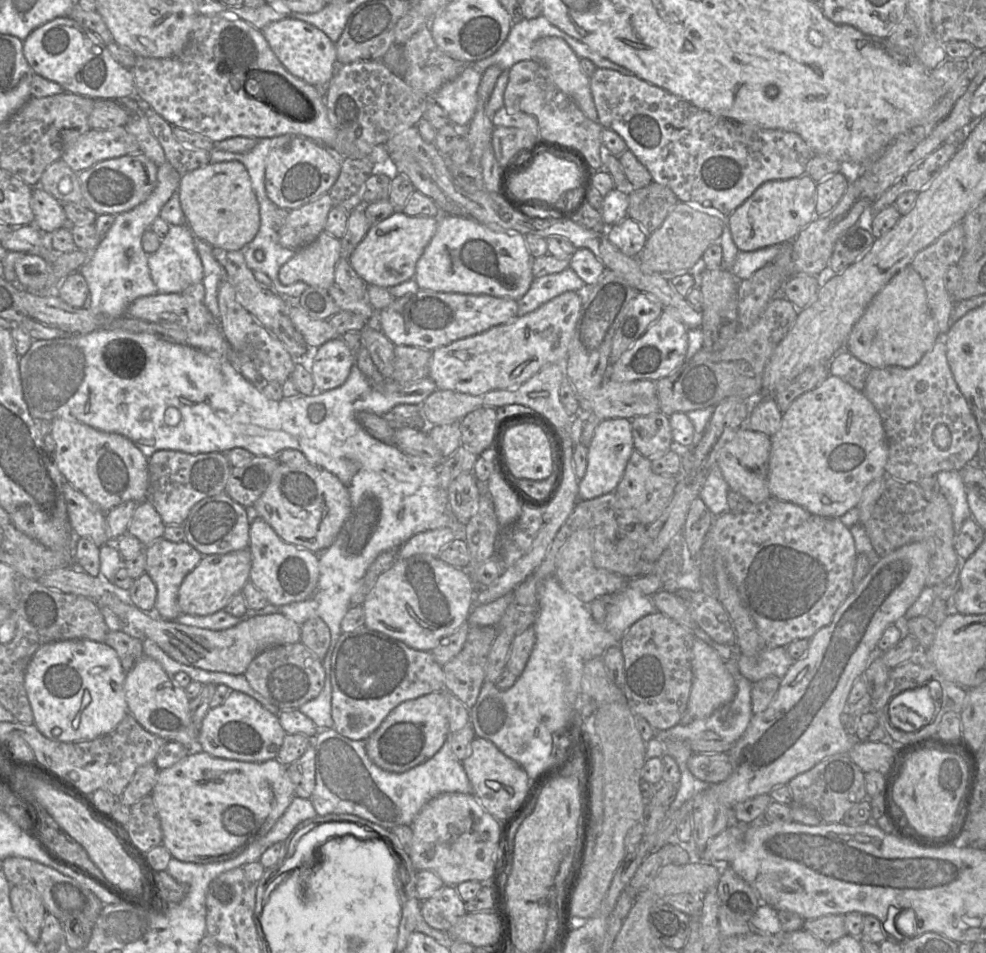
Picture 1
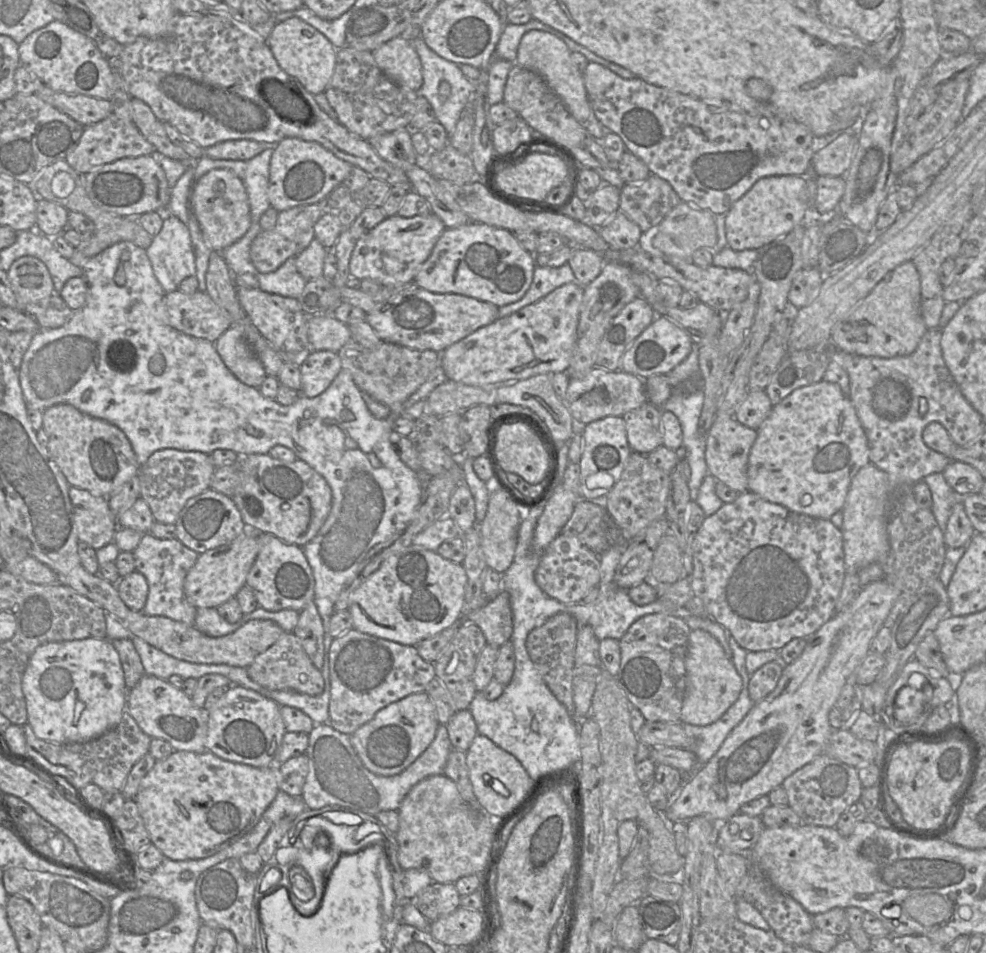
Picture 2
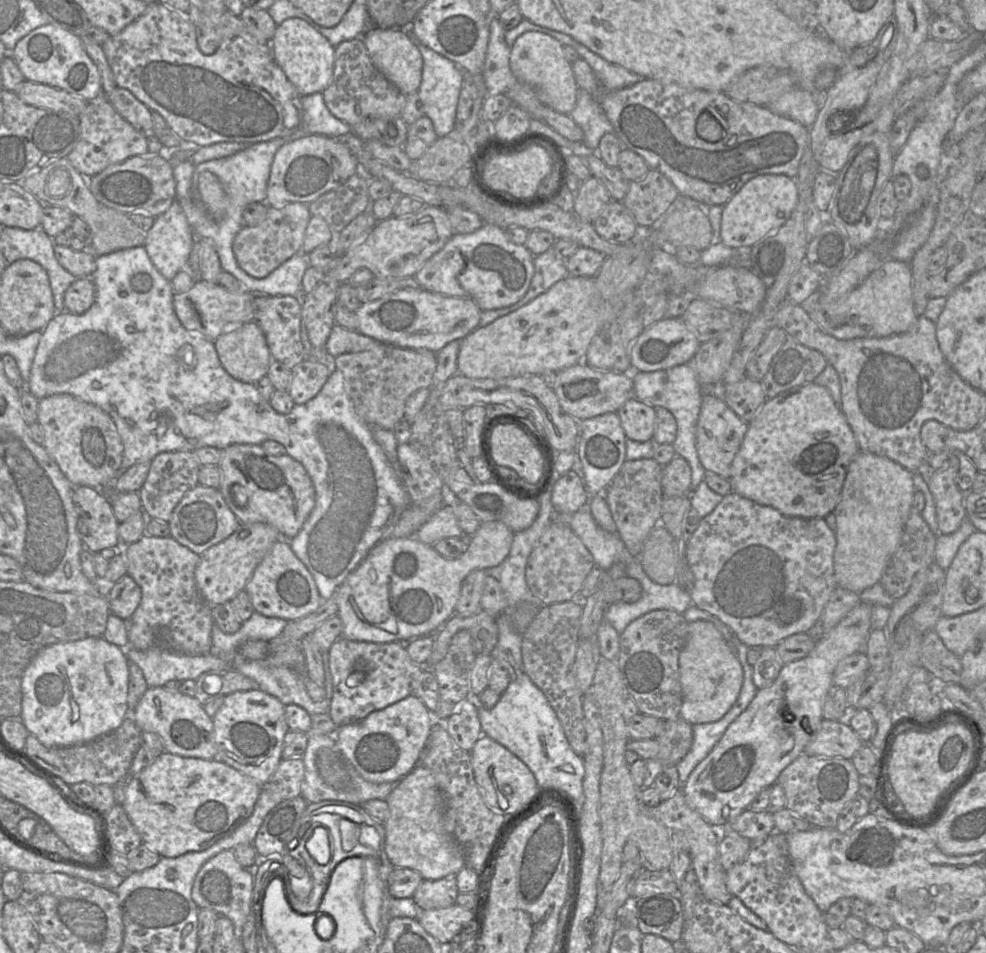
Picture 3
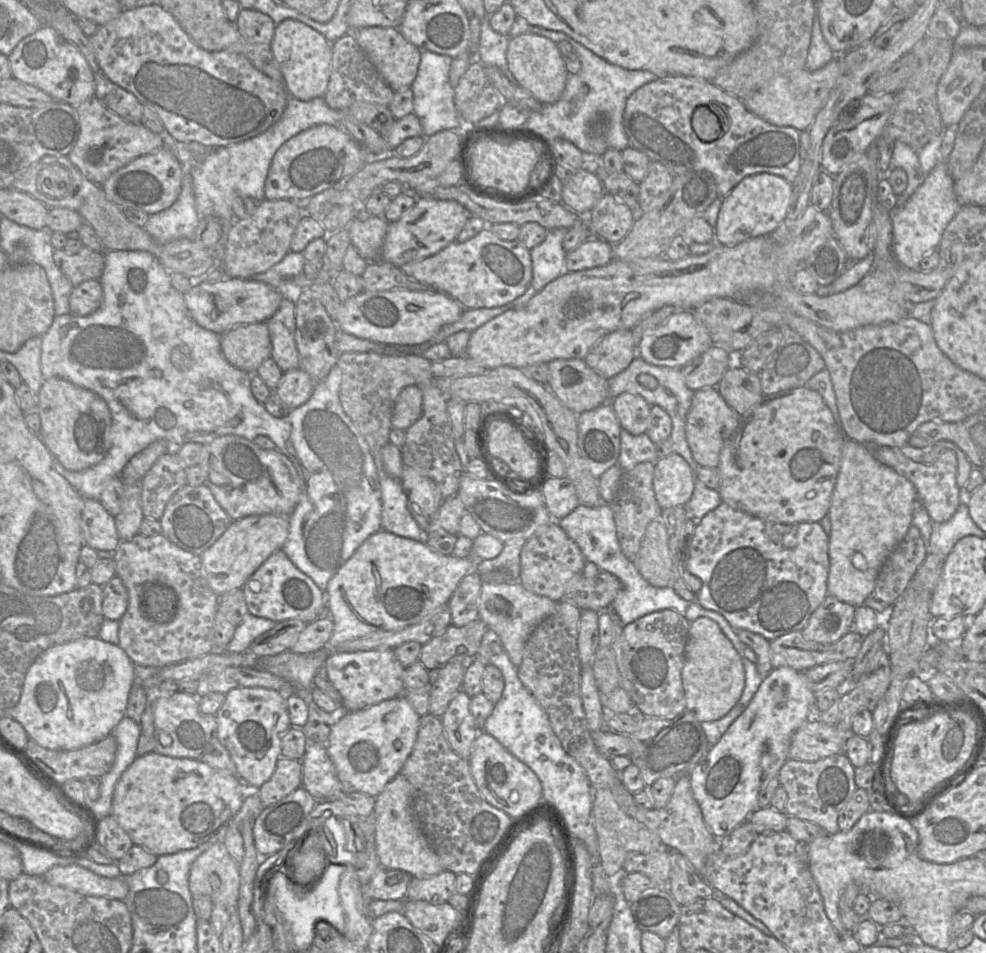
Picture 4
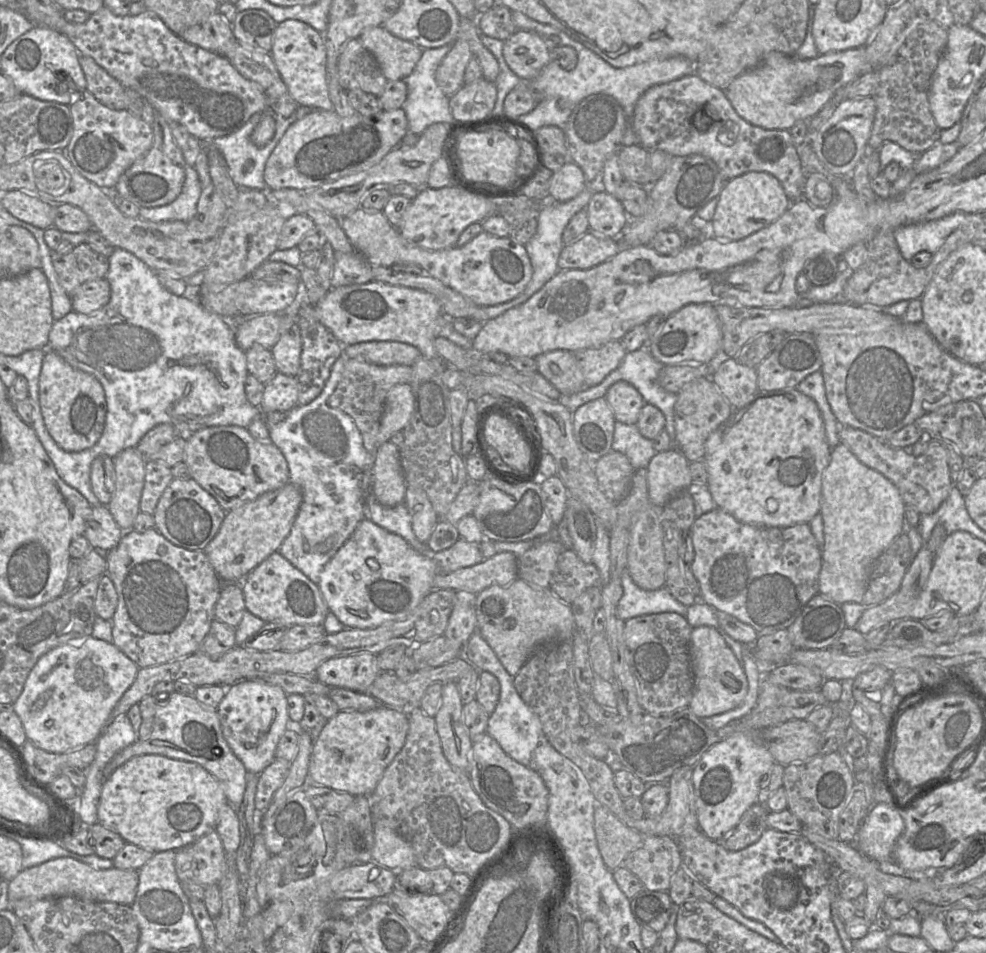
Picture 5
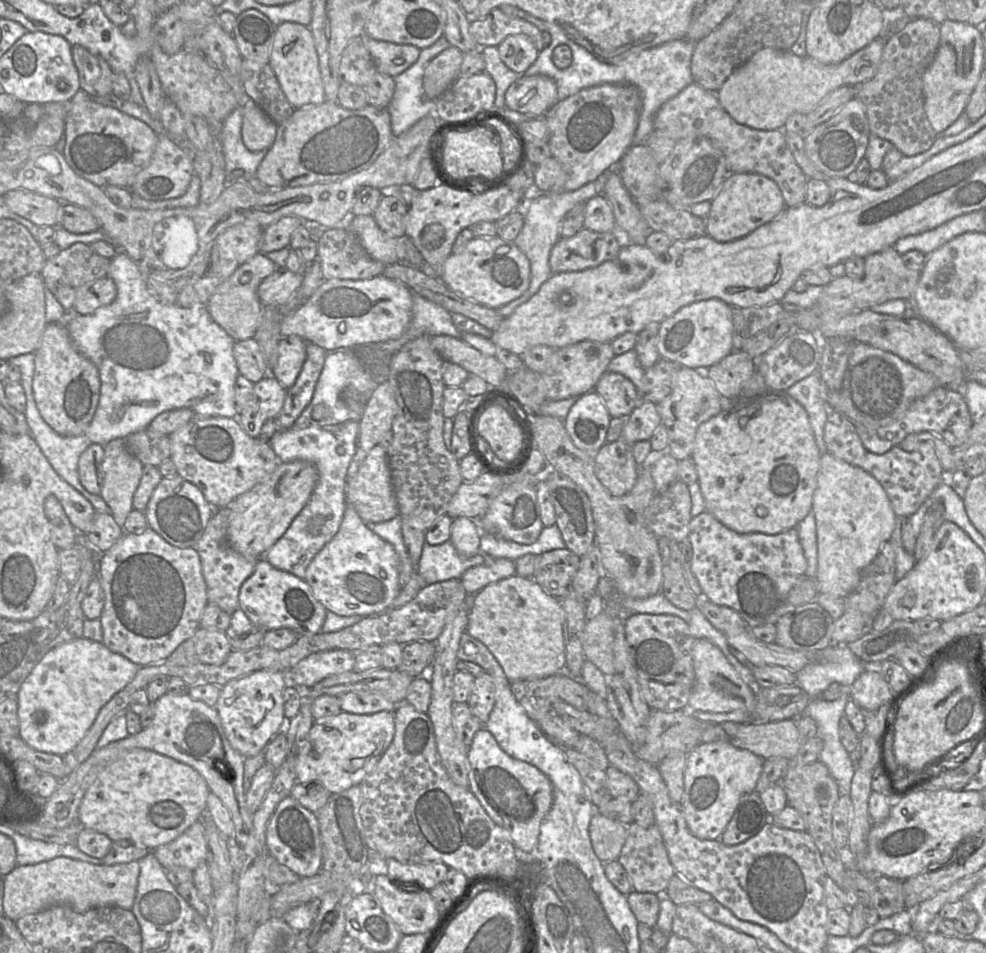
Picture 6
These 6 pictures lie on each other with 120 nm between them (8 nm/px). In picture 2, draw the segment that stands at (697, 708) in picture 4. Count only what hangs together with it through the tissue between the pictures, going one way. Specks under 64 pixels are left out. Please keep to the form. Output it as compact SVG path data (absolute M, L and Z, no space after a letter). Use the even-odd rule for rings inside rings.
M692 629L688 638L685 669L686 695L680 722L697 726L716 722L735 703L742 690L742 679L733 662L710 633L702 629Z

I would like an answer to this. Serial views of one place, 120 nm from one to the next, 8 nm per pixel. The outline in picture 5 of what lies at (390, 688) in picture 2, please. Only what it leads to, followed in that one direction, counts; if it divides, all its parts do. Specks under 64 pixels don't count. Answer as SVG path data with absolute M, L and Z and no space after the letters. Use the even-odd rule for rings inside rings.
M362 653L330 658L319 665L313 676L329 687L367 693L380 672L377 656Z

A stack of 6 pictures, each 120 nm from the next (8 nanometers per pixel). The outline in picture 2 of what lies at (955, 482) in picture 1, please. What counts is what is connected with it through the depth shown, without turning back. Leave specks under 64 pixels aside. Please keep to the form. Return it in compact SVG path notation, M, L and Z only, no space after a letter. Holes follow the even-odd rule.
M942 472L932 473L922 479L930 489L932 496L931 511L938 526L944 532L952 507L957 502L962 502L963 497L954 491L946 482Z

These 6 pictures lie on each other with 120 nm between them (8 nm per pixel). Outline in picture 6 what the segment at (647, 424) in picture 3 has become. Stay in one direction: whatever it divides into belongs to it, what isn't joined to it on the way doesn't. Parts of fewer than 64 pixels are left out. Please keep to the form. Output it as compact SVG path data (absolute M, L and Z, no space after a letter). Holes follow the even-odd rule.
M605 372L594 391L602 397L611 417L629 416L639 404L635 385L617 372Z

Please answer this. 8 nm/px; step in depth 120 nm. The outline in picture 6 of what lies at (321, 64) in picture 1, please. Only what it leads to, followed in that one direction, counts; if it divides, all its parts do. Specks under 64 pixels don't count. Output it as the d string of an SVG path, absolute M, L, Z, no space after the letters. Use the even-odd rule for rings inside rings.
M283 22L277 26L270 50L269 65L285 97L295 109L321 104L326 100L318 55L309 27L293 22Z

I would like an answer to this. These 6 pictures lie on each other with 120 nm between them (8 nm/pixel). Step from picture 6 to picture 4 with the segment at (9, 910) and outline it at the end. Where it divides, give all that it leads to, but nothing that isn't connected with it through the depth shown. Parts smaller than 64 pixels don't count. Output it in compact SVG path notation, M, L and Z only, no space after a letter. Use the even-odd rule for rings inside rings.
M79 865L54 866L42 876L51 885L60 886L87 896L124 900L129 887L125 877L99 876Z

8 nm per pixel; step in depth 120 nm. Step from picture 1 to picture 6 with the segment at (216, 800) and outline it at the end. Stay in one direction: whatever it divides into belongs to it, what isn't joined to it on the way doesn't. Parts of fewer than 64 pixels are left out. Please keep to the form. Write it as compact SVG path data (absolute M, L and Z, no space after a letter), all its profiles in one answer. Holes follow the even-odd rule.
M133 749L101 771L87 789L77 817L84 828L107 835L112 841L128 841L154 850L176 839L206 813L210 790L204 778L191 766L147 749Z

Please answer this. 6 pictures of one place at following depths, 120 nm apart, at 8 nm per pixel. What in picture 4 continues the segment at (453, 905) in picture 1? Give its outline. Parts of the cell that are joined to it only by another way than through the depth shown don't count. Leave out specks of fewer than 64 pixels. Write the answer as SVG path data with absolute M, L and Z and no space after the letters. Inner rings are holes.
M443 870L437 875L424 878L412 877L407 889L407 900L421 900L431 904L447 902L455 891L456 874Z

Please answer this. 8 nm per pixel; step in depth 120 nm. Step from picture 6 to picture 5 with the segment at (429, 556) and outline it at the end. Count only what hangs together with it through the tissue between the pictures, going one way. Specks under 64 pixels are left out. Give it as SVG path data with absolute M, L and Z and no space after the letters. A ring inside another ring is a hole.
M459 540L448 549L433 552L432 558L438 565L440 573L451 573L455 570L471 567L484 560L479 545Z

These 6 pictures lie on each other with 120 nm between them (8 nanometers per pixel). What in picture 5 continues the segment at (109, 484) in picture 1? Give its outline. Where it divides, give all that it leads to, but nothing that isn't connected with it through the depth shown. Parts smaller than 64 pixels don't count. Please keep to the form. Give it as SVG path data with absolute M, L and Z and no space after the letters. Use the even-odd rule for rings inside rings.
M48 348L39 377L39 402L49 434L64 451L81 452L90 449L101 438L107 414L101 383L93 375L73 368Z

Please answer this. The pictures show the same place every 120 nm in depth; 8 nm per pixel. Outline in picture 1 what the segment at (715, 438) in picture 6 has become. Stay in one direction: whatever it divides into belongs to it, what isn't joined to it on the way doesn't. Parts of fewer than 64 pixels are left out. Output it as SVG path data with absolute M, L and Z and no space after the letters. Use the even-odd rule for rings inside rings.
M829 374L818 386L798 396L782 413L778 431L770 436L771 449L768 461L768 488L770 497L797 504L808 512L823 516L839 518L858 504L863 489L874 479L886 475L885 465L888 458L888 444L880 416L872 403L862 391L858 391L841 378Z

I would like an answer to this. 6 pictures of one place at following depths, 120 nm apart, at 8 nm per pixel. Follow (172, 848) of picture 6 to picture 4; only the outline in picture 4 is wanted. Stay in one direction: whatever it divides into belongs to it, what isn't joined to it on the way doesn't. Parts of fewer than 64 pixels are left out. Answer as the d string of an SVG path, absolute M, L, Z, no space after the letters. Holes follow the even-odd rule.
M223 841L213 844L193 862L188 883L192 896L209 896L213 904L237 907L239 864L231 857Z

